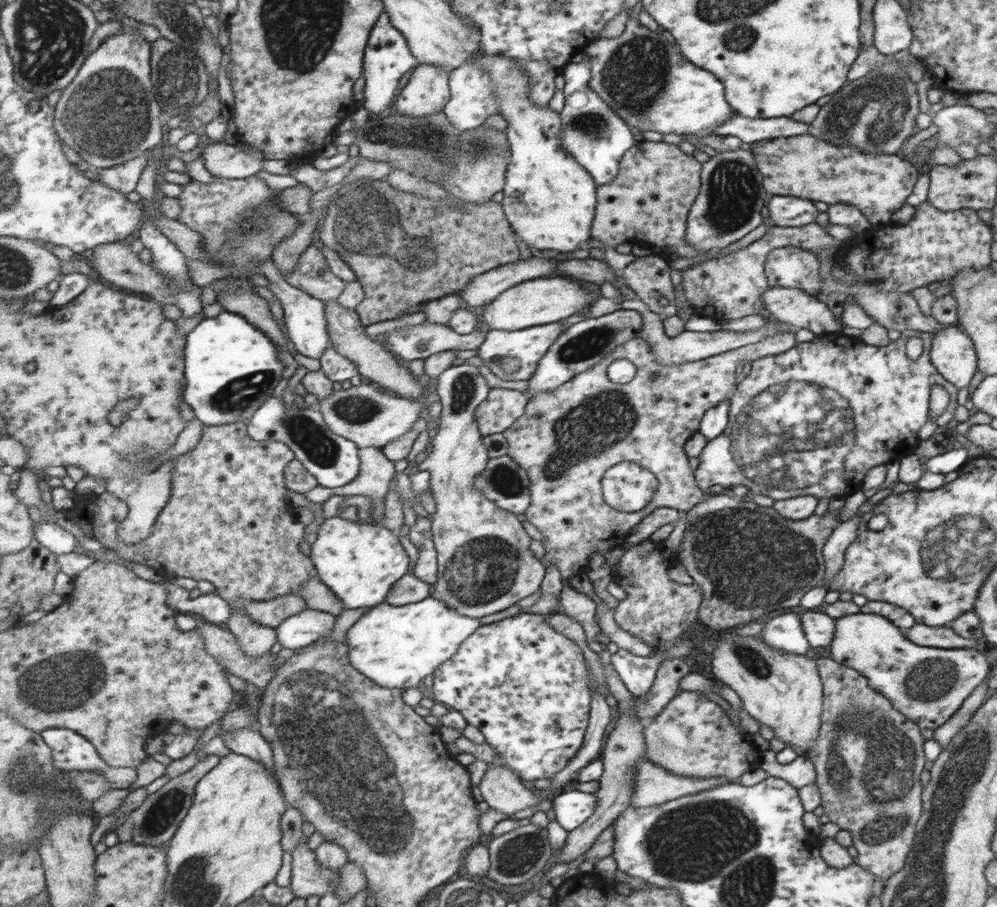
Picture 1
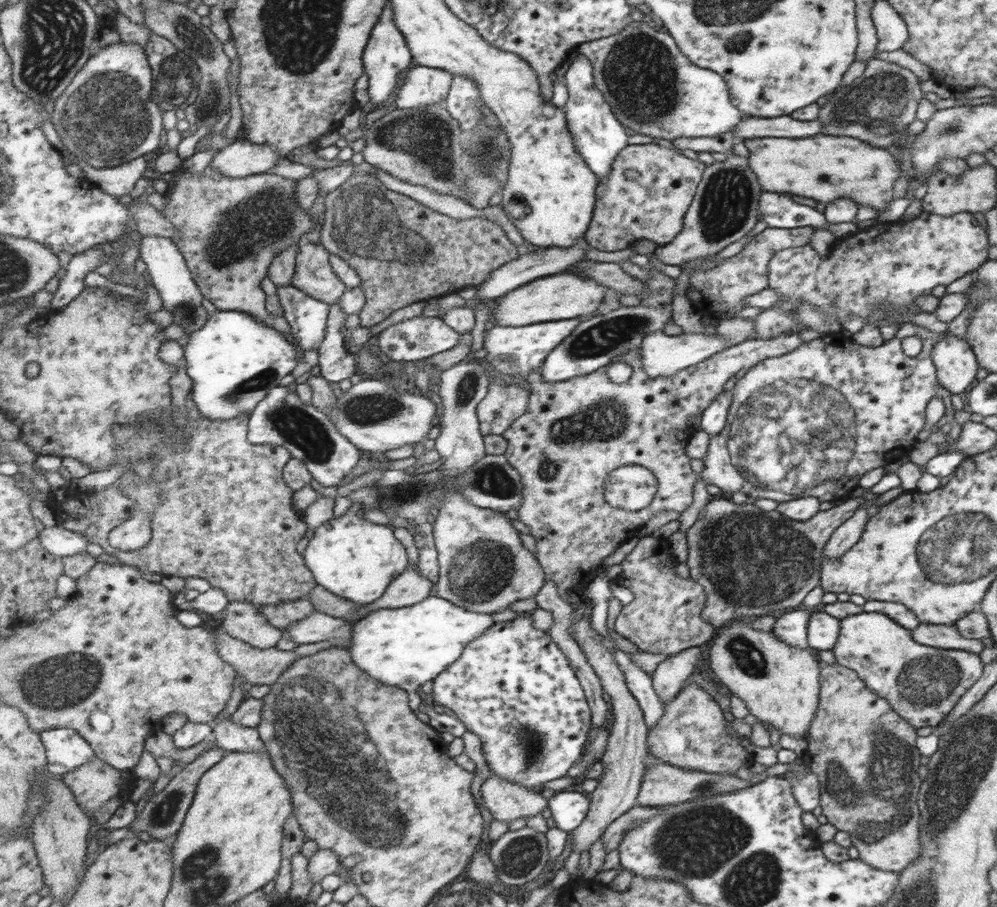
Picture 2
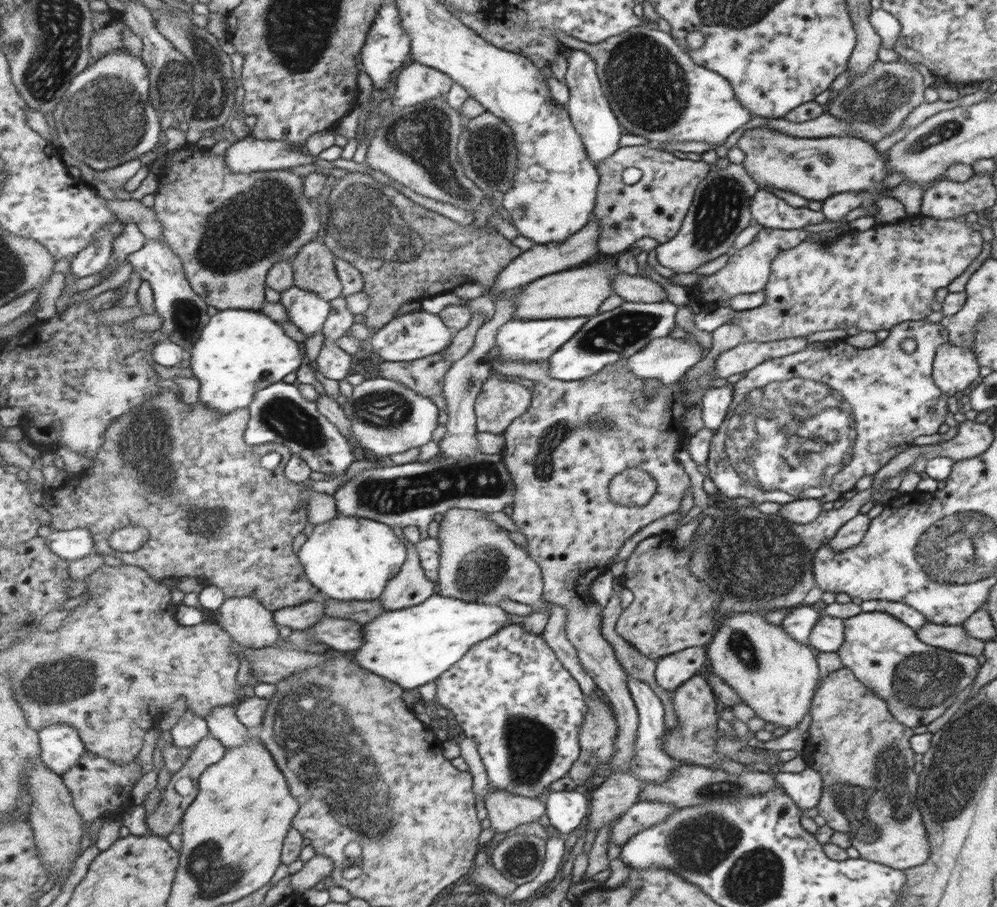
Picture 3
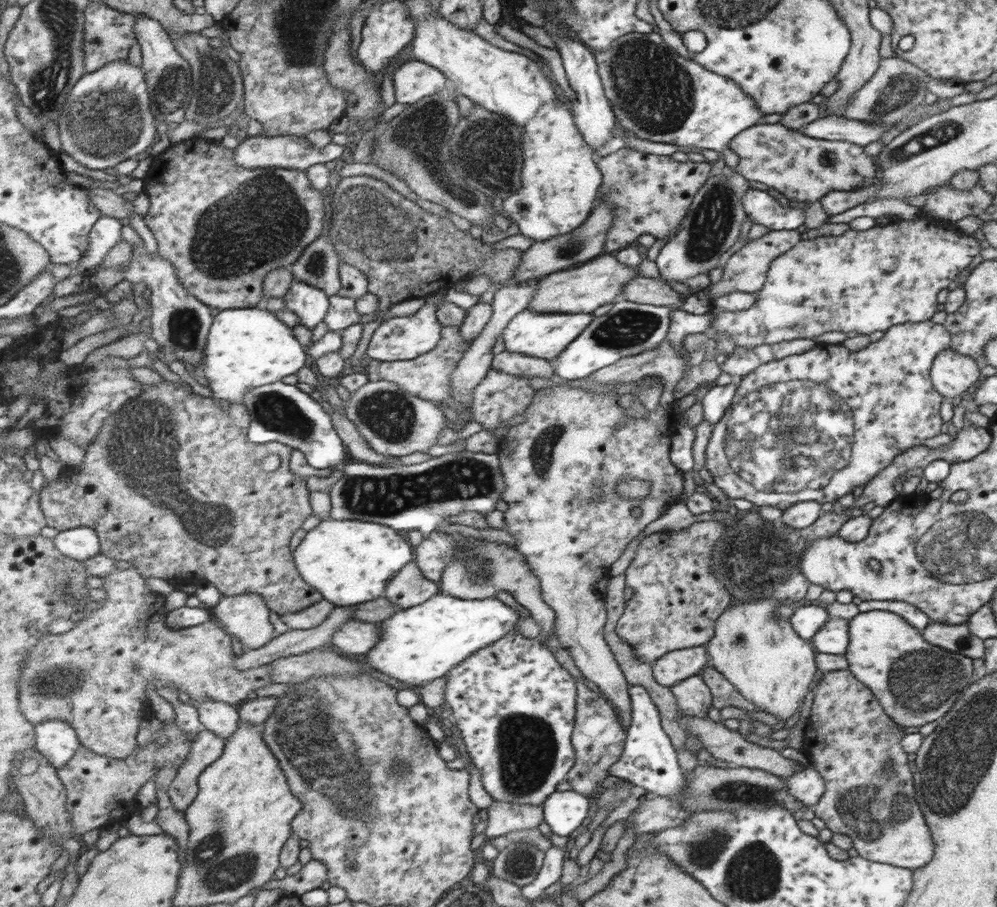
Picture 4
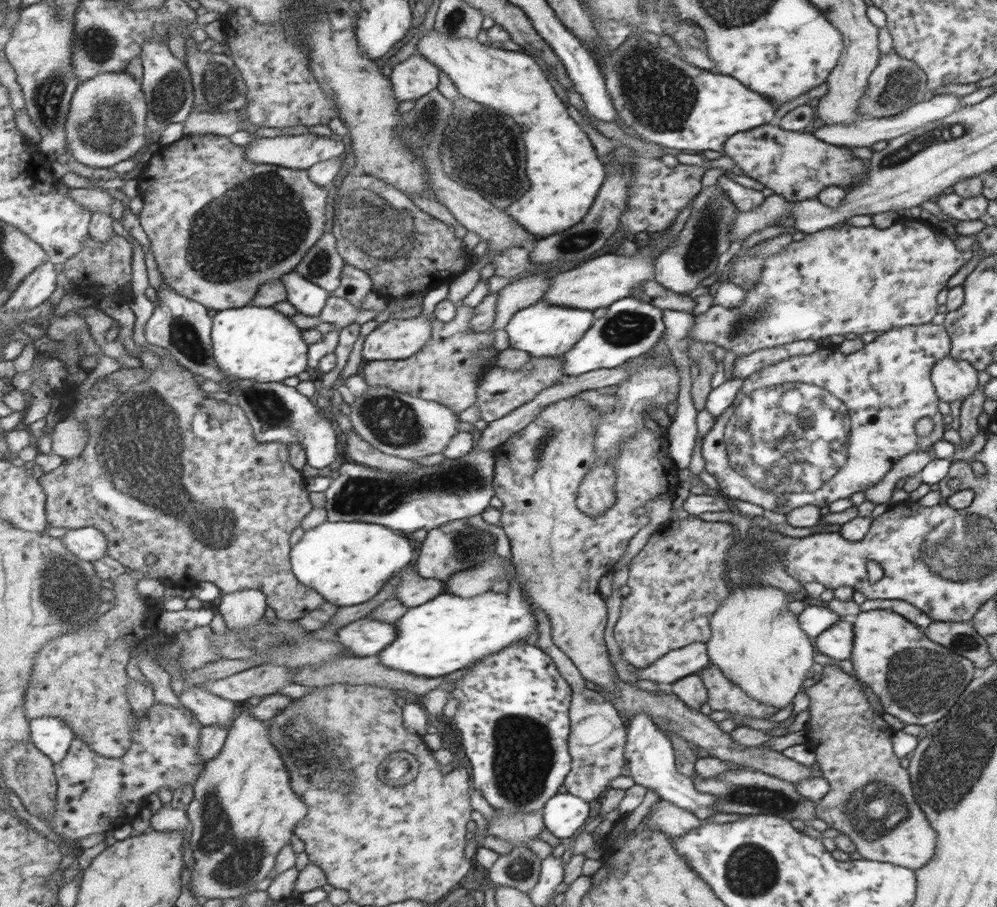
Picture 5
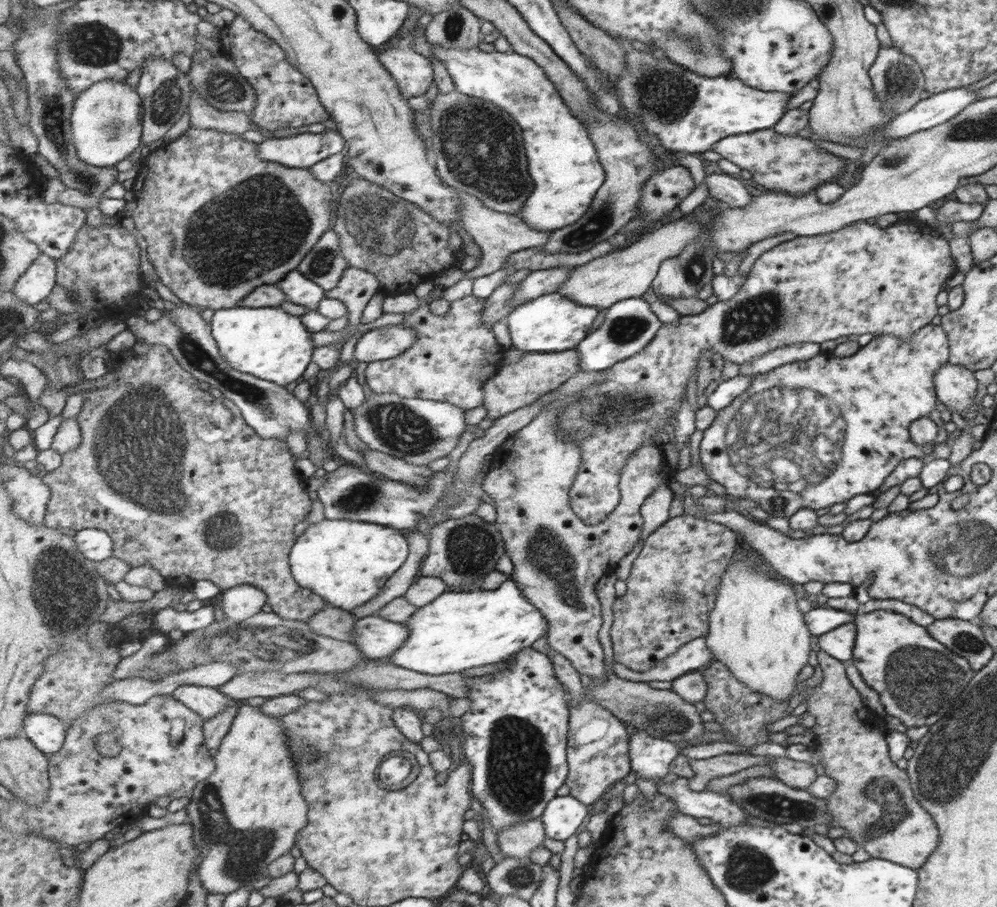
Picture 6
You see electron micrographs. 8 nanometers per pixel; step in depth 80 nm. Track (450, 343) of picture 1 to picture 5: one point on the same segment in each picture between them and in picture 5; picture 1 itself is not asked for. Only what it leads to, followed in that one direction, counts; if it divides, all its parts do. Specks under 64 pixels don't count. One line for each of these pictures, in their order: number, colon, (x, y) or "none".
2: (420, 337)
3: (417, 334)
4: (399, 339)
5: (394, 340)

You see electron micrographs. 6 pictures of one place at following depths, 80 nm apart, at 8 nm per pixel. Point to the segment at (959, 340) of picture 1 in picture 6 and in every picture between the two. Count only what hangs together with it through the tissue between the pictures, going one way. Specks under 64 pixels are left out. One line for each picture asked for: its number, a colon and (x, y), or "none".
2: (954, 358)
3: (955, 368)
4: (953, 374)
5: (954, 379)
6: (956, 385)

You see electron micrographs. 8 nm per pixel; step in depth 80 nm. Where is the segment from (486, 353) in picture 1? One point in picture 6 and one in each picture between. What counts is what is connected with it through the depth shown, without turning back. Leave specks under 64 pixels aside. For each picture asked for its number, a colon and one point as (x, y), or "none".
2: (512, 350)
3: (531, 341)
4: (546, 336)
5: (543, 329)
6: (552, 323)

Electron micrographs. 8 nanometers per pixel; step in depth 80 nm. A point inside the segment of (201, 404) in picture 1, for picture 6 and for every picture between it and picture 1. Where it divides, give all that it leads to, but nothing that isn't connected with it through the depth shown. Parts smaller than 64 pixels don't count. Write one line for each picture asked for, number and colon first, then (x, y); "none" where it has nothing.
2: (235, 359)
3: (241, 352)
4: (247, 348)
5: (258, 343)
6: (269, 342)

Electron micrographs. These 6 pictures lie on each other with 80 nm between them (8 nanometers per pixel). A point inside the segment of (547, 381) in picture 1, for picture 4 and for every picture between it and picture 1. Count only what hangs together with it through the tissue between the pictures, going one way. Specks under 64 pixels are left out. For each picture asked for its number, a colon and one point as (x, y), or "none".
2: (599, 340)
3: (622, 331)
4: (629, 328)

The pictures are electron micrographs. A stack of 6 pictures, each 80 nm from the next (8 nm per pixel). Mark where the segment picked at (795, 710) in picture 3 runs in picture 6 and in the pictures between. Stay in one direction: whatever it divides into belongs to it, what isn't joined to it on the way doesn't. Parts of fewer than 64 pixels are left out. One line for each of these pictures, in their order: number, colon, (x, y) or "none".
4: (763, 657)
5: (754, 641)
6: (756, 630)

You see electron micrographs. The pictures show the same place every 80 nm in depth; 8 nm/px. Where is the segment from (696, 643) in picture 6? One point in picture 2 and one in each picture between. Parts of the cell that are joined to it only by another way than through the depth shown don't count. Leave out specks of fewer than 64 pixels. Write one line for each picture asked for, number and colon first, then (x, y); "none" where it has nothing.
2: (669, 677)
3: (672, 670)
4: (677, 665)
5: (690, 659)

